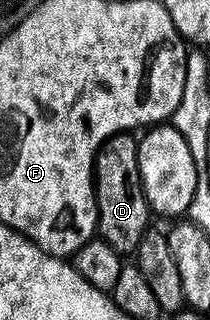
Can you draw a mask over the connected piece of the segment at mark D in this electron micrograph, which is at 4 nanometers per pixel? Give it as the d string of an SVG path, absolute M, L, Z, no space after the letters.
M132 131L116 132L108 136L97 151L93 165L93 179L97 193L97 232L116 252L136 253L143 234L151 227L151 209L143 194L143 182L139 174L138 137Z

